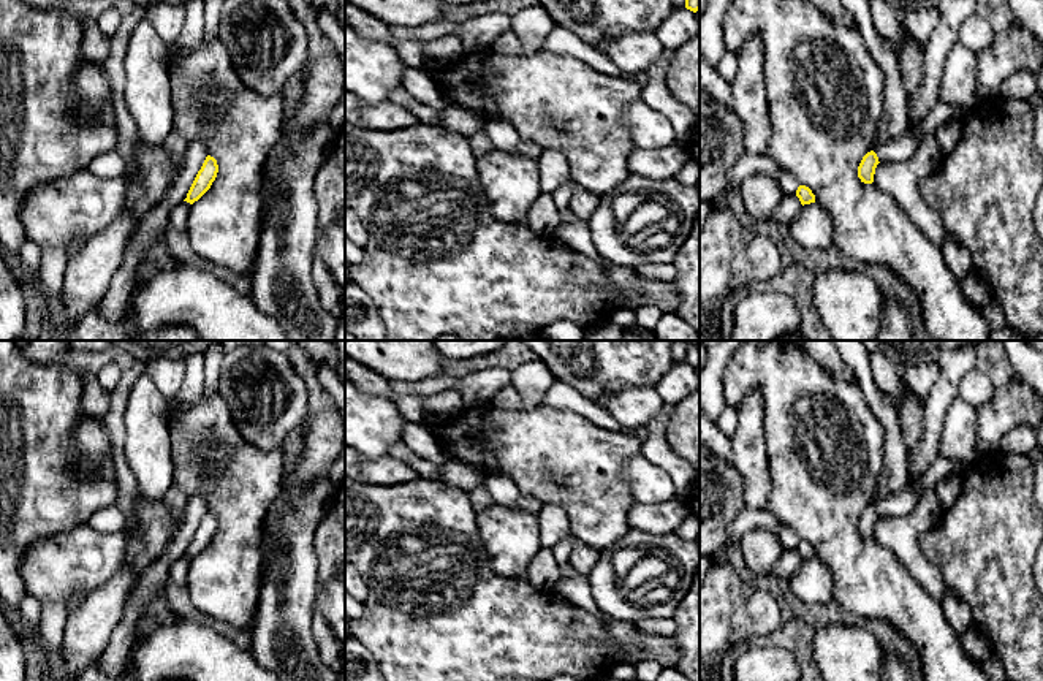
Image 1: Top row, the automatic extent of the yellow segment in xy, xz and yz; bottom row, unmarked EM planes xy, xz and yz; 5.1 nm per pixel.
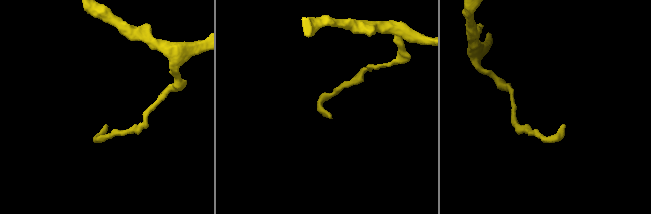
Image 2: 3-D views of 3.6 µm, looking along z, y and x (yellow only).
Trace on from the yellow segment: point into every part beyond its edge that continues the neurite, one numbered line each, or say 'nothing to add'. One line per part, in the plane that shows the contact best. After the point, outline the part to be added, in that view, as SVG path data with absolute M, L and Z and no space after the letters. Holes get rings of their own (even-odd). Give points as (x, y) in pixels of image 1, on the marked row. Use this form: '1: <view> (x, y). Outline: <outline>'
1: yz (904, 148). Outline: M939 101L920 127L907 130L904 136L875 149L874 152L877 154L878 162L907 162L918 152L926 136L934 135L942 124L948 120L961 120L964 116L964 111L958 106Z

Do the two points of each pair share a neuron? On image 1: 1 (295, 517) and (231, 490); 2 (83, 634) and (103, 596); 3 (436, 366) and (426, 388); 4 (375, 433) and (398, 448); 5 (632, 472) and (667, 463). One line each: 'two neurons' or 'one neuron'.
1: two neurons
2: one neuron
3: two neurons
4: two neurons
5: two neurons

